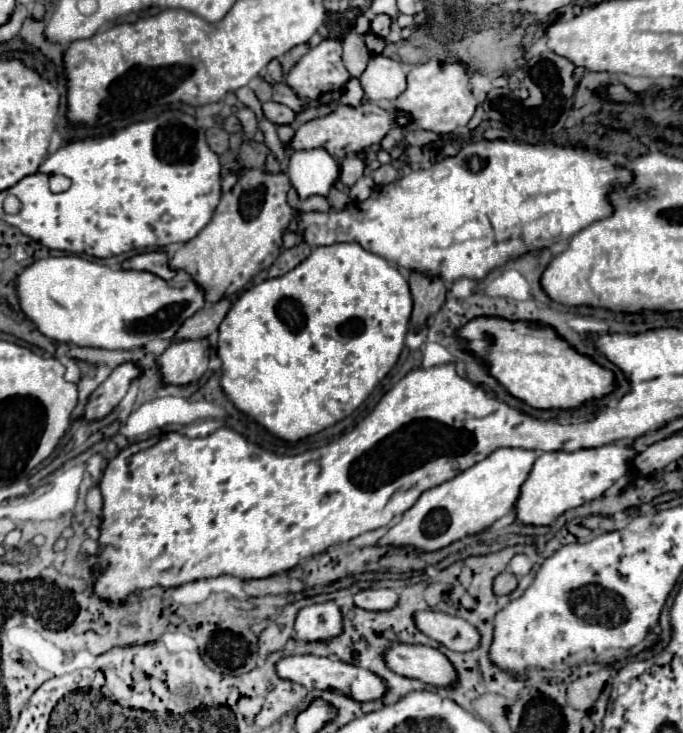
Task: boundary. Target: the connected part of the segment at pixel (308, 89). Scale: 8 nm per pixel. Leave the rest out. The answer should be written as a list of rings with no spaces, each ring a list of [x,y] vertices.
[[[322,40],[318,46],[314,46],[294,68],[288,72],[288,78],[284,76],[286,84],[292,88],[292,92],[304,100],[304,102],[314,102],[314,104],[330,104],[334,100],[334,94],[340,92],[346,82],[350,80],[350,74],[346,66],[342,64],[342,46],[338,40]]]

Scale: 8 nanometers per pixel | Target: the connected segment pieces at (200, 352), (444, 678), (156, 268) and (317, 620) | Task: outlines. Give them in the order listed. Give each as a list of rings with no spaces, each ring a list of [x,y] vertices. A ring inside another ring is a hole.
[[[186,340],[174,342],[156,360],[162,384],[186,386],[198,382],[208,368],[208,340]]]
[[[394,644],[386,652],[386,664],[400,676],[416,678],[438,688],[452,688],[454,680],[458,680],[454,664],[450,664],[442,652],[430,646]]]
[[[144,252],[136,254],[122,262],[122,268],[126,270],[142,270],[142,272],[154,272],[156,276],[162,276],[164,280],[170,280],[176,272],[168,268],[168,256],[164,252]]]
[[[336,602],[312,604],[298,612],[296,624],[296,640],[300,642],[318,642],[332,640],[342,634],[342,612]]]

